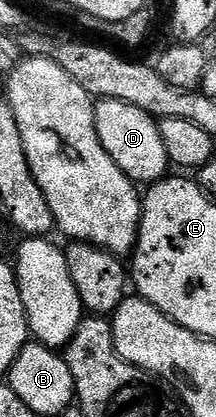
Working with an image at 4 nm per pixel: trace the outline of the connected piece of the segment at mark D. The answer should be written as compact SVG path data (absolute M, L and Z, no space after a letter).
M120 99L99 100L94 106L96 135L100 135L100 143L104 143L104 151L112 155L116 167L124 171L135 183L153 183L167 176L171 168L168 151L164 151L164 139L160 139L158 121L148 111L140 111L140 107L132 107L132 103L124 103Z

